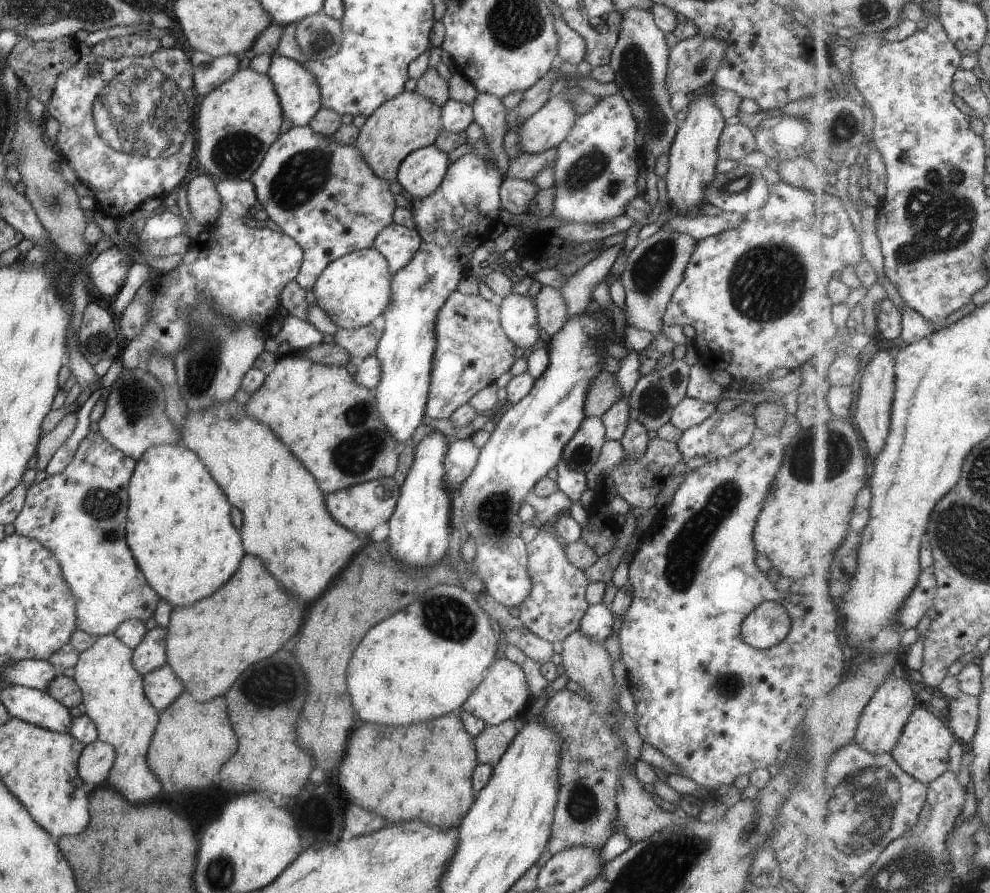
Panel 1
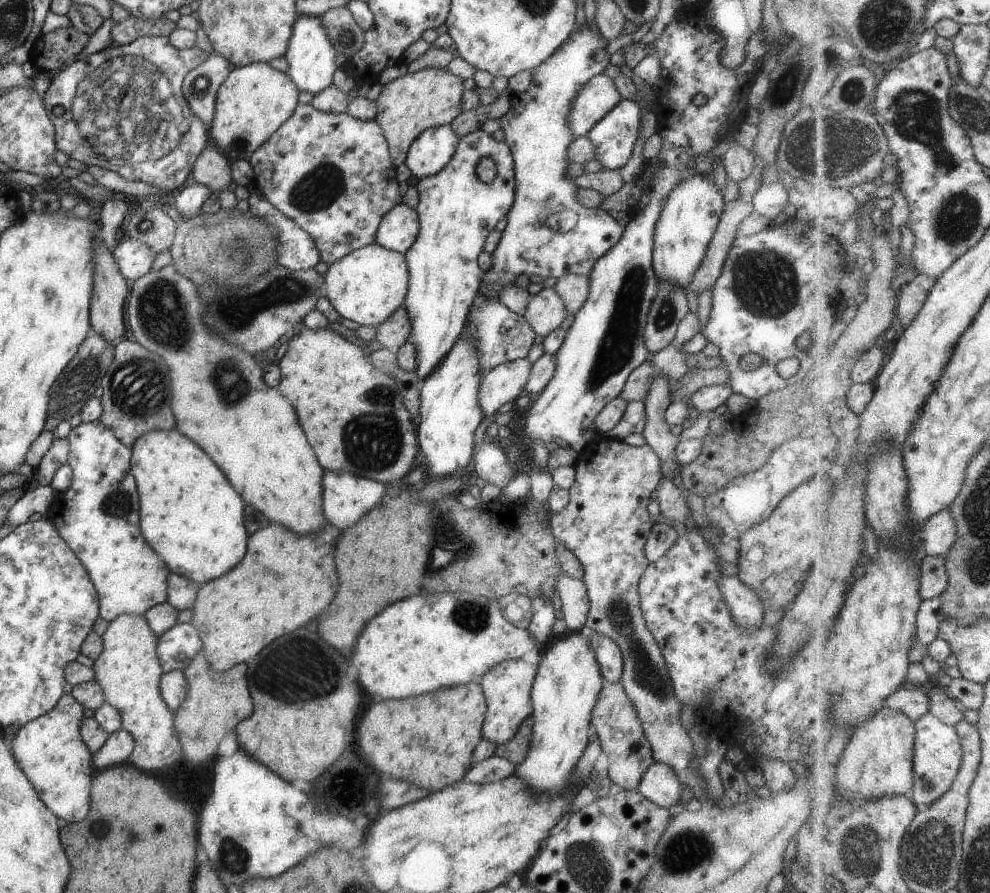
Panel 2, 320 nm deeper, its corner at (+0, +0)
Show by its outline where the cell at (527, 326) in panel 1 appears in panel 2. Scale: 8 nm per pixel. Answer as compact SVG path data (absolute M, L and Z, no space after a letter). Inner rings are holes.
M543 287L535 296L530 296L523 317L535 334L545 336L559 327L565 318L566 310L562 304L553 287Z

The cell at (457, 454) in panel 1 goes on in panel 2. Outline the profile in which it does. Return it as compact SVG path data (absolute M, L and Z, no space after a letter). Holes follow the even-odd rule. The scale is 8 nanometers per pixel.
M484 415L479 423L479 428L475 429L473 440L476 447L473 454L473 479L480 484L493 484L502 489L509 484L509 481L516 476L509 462L505 457L505 453L501 451L499 446L491 444L485 435L485 428L489 424L489 416Z

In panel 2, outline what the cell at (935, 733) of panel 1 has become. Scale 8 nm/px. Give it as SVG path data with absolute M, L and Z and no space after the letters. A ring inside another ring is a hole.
M930 710L916 723L916 744L914 754L914 770L916 777L911 792L911 800L915 802L918 810L928 809L945 793L948 793L956 781L963 762L964 749L960 734L955 726L945 724Z

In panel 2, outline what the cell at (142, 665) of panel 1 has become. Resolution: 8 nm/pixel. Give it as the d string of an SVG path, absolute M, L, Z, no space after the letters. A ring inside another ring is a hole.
M175 623L163 634L156 644L156 655L162 672L180 670L202 650L197 631L189 623Z

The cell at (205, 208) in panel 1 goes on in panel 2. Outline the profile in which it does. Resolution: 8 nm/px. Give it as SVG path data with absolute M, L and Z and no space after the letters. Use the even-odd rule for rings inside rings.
M206 146L195 159L191 171L194 183L208 186L219 194L232 181L230 164L215 146Z

